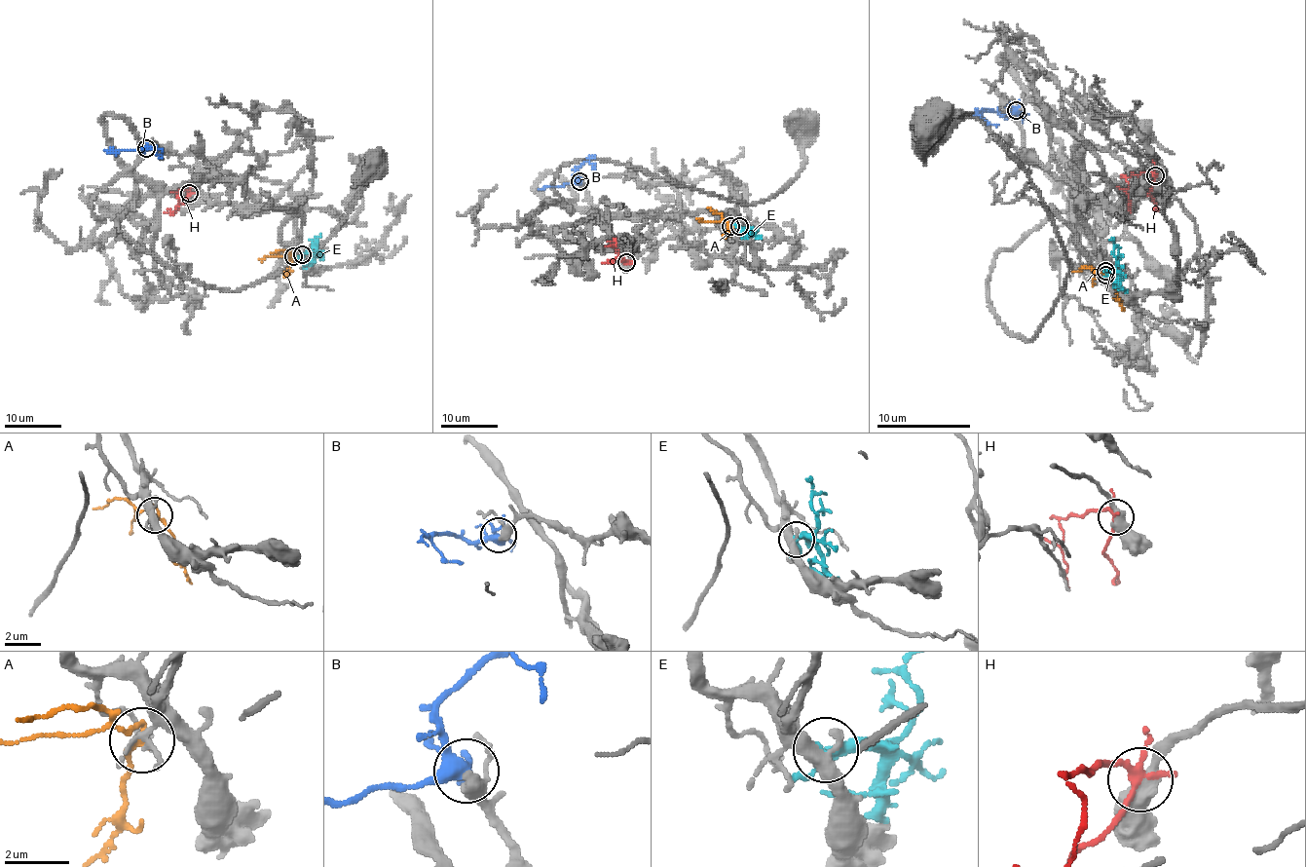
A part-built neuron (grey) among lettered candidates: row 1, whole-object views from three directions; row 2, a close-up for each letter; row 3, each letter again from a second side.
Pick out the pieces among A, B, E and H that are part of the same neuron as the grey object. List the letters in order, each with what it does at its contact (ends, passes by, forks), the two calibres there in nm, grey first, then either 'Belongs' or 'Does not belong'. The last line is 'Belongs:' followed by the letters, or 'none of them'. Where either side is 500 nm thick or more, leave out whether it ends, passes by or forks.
A: It passes by. Thickness 200 nm (grey) against 180 nm. Does not belong
B: It forks there. Thickness 320 nm (grey) against 320 nm. Belongs
E: It forks there. Thickness 440 nm (grey) against 140 nm. Does not belong
H: Thickness 500 nm (grey) against 220 nm. Does not belong
Belongs: B

